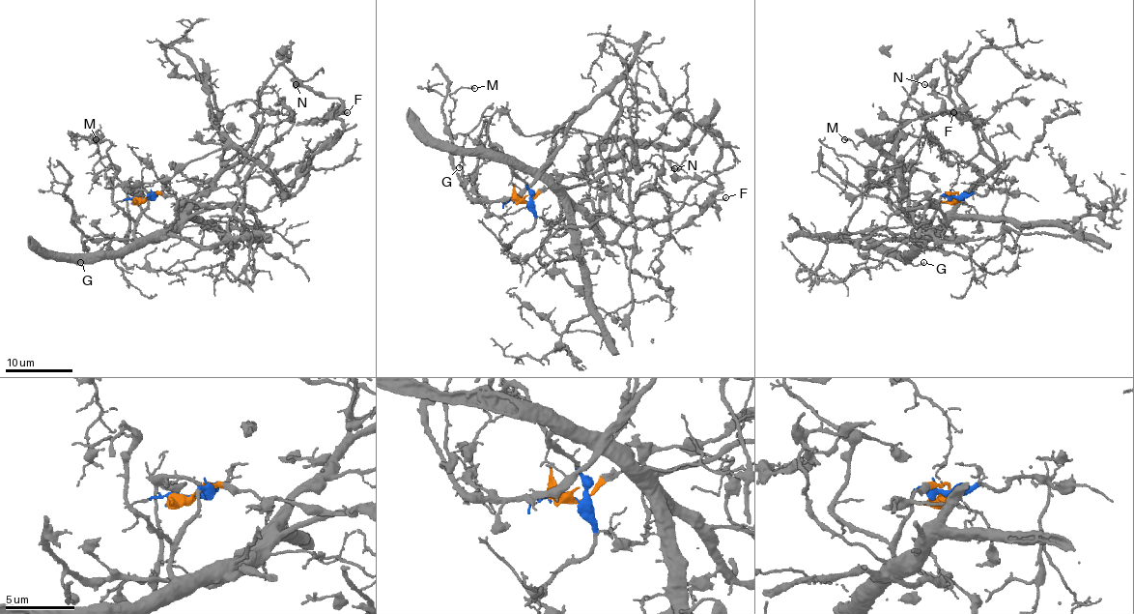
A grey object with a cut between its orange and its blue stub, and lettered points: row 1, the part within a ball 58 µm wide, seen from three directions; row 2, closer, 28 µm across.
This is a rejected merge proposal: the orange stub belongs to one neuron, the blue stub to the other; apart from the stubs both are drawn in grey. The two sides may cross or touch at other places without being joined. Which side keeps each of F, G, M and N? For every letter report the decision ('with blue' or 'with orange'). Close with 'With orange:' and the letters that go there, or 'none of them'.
F: with orange
G: with blue
M: with blue
N: with orange
With orange: F, N

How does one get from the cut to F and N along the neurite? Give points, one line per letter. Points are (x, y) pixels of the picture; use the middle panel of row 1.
F: (521, 200), (594, 171), (623, 148), (672, 146), (700, 126), (722, 142), (714, 196), (726, 196)
N: (521, 200), (594, 171), (635, 144), (672, 146), (700, 126), (722, 142), (720, 187), (680, 178), (673, 168)

